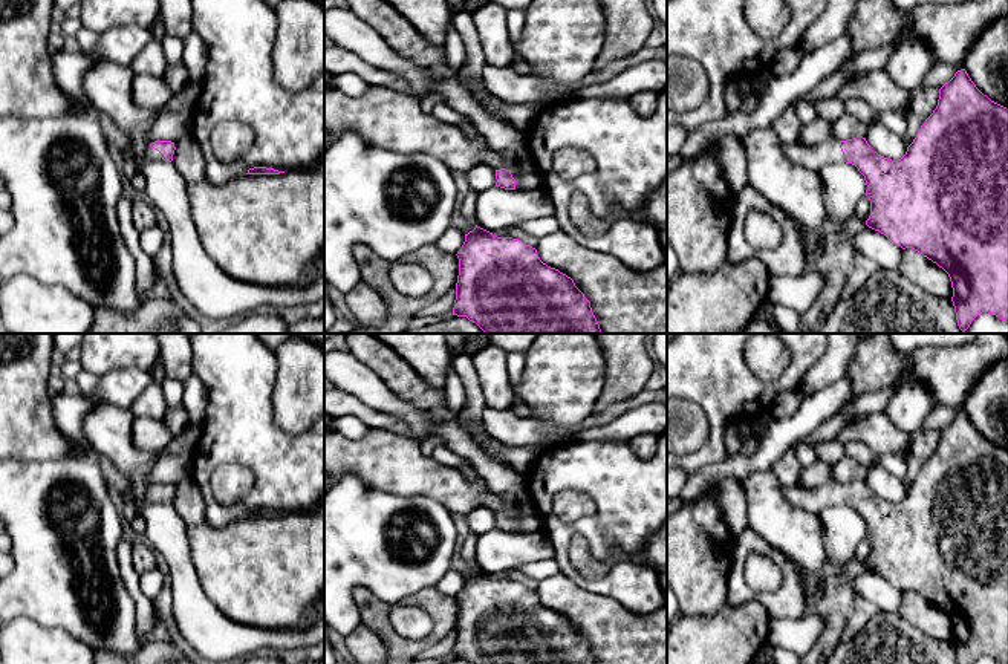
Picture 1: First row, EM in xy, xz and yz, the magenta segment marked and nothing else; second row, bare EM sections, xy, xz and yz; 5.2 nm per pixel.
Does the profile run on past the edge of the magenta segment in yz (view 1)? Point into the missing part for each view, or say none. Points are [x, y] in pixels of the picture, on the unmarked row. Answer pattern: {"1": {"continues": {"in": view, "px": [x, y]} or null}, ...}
{"1": {"continues": {"in": "yz", "px": [812, 501]}}}

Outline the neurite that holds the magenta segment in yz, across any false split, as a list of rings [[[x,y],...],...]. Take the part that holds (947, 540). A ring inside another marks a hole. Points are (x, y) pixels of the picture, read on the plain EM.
[[[965,412],[939,431],[936,451],[898,503],[873,494],[863,479],[847,483],[831,480],[814,490],[783,487],[783,494],[792,506],[815,514],[828,506],[855,508],[864,519],[870,543],[866,568],[902,592],[918,594],[948,617],[958,664],[973,664],[982,655],[1008,661],[1008,451],[984,438]]]

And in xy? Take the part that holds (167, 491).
[[[154,483],[147,491],[147,500],[150,503],[165,503],[171,505],[174,497],[174,485],[171,483]]]

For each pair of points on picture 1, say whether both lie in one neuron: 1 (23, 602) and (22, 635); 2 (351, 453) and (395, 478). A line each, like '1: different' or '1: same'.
1: different
2: same

